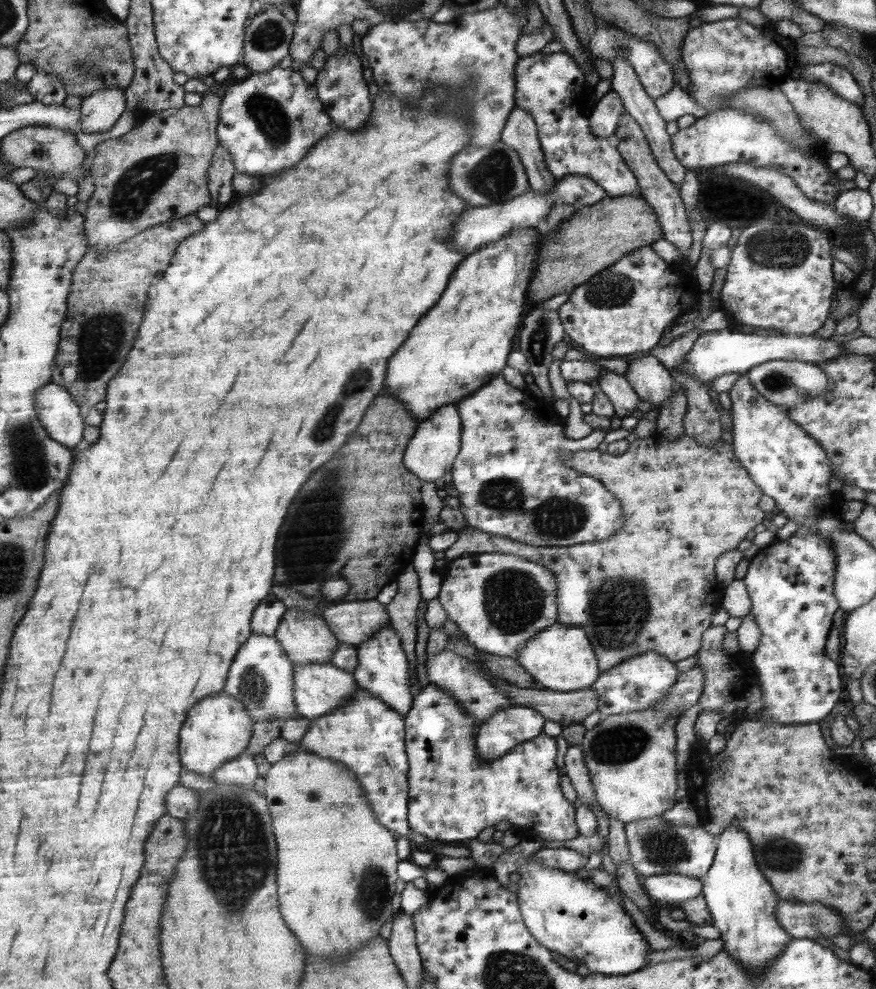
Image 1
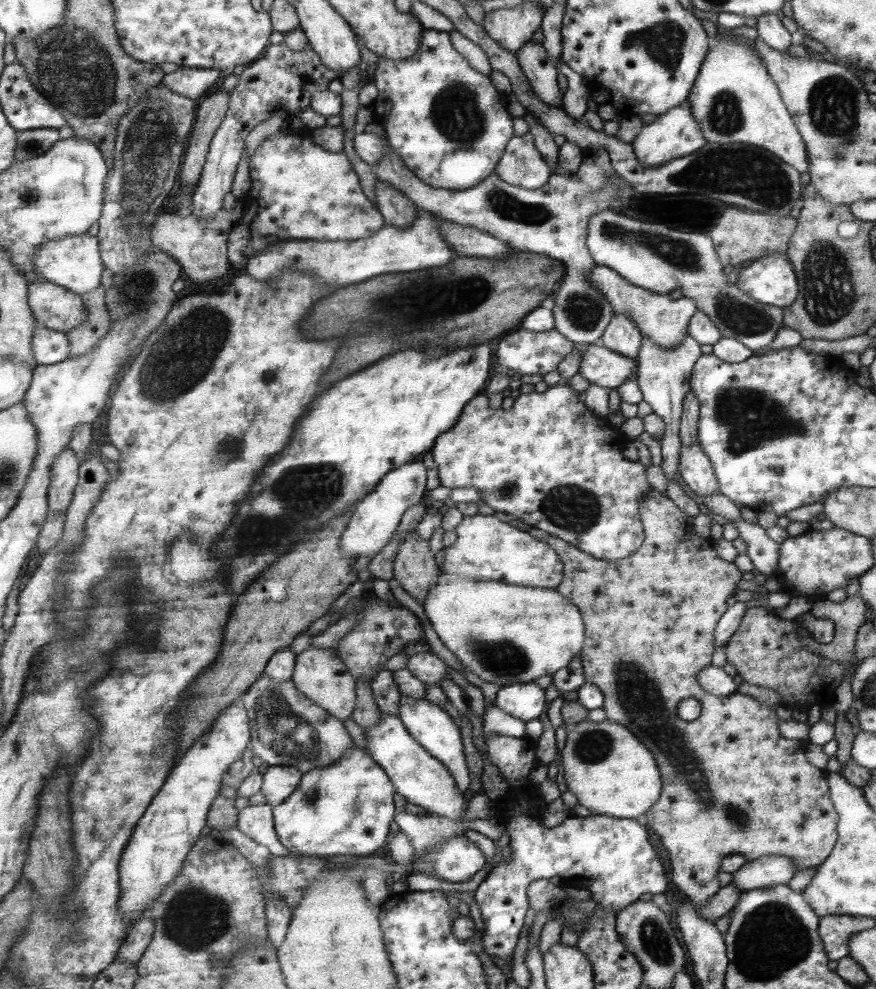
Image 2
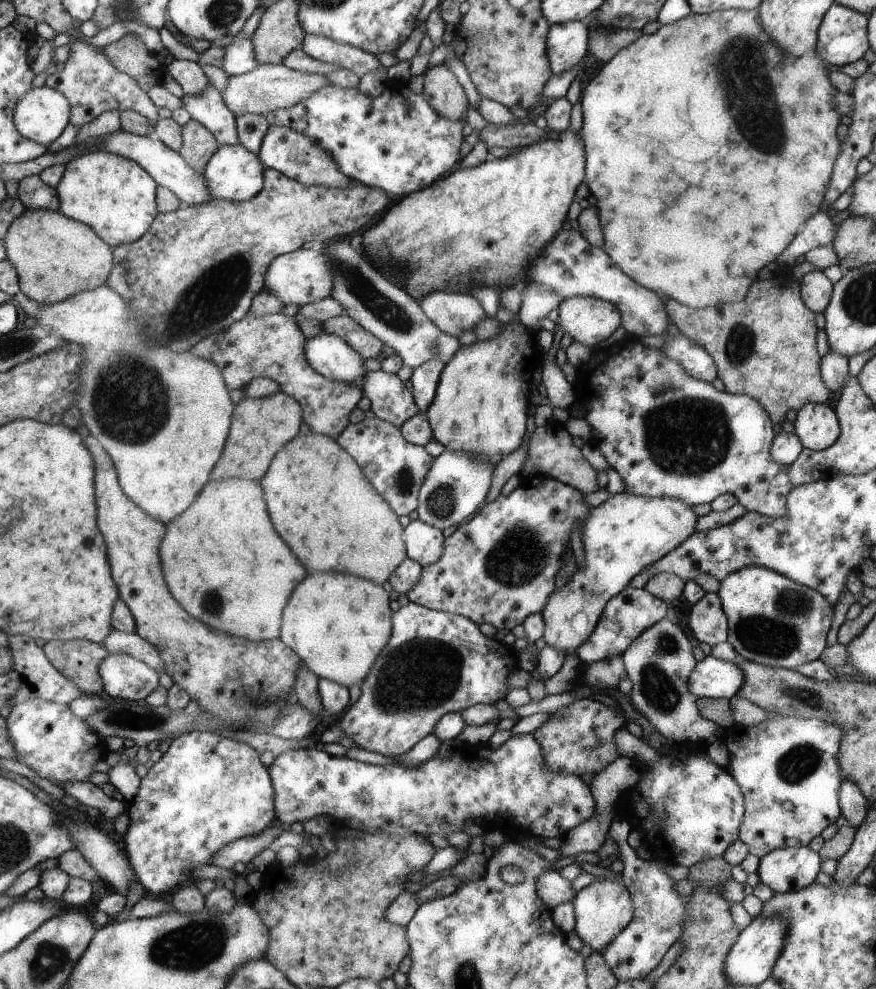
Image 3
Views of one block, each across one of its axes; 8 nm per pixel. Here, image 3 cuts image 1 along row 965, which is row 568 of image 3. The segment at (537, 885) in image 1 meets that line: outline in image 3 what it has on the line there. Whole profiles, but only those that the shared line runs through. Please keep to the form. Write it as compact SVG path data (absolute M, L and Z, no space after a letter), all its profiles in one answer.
M625 491L610 495L605 502L592 508L579 533L583 546L583 570L577 567L577 572L571 576L571 580L567 580L563 588L554 590L540 612L544 622L542 637L545 644L561 650L563 654L573 654L577 651L590 638L609 600L618 595L633 576L647 569L649 564L661 559L693 534L696 520L697 516L692 507L682 500L641 496Z

